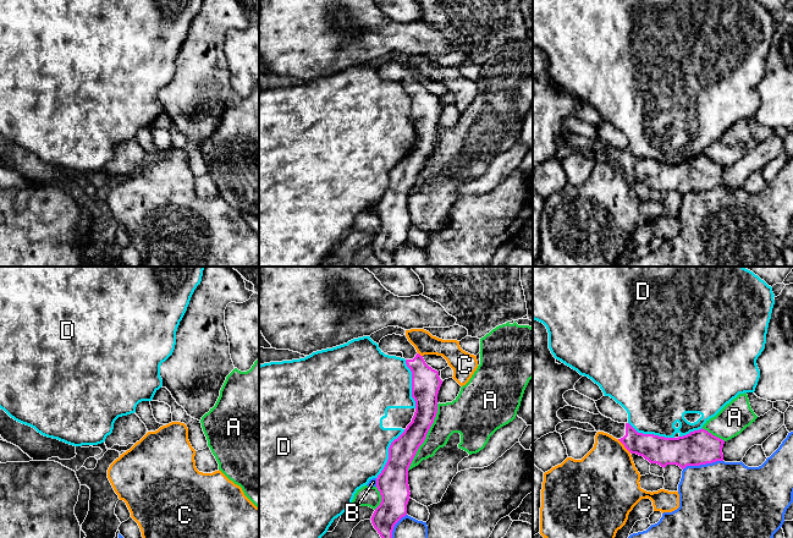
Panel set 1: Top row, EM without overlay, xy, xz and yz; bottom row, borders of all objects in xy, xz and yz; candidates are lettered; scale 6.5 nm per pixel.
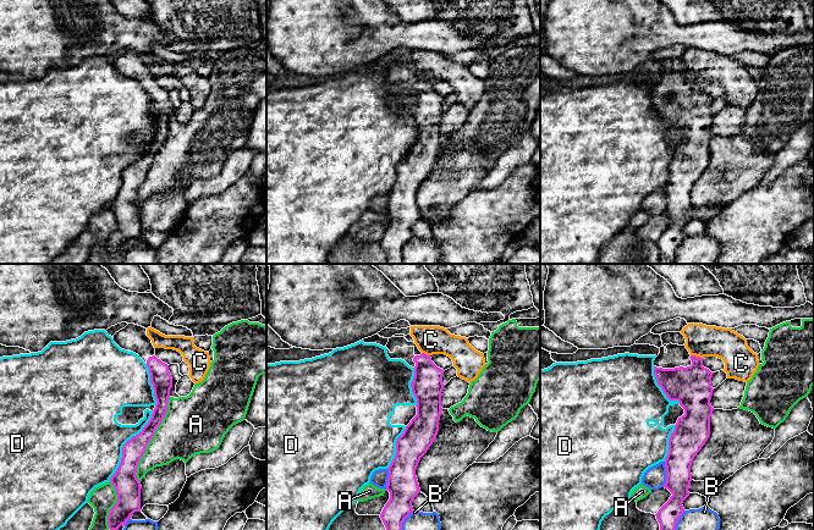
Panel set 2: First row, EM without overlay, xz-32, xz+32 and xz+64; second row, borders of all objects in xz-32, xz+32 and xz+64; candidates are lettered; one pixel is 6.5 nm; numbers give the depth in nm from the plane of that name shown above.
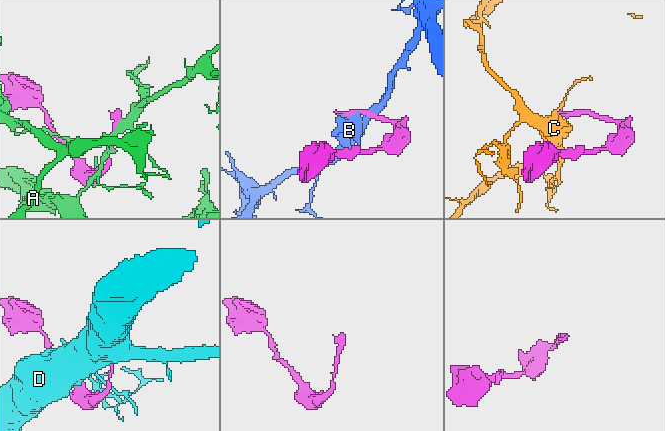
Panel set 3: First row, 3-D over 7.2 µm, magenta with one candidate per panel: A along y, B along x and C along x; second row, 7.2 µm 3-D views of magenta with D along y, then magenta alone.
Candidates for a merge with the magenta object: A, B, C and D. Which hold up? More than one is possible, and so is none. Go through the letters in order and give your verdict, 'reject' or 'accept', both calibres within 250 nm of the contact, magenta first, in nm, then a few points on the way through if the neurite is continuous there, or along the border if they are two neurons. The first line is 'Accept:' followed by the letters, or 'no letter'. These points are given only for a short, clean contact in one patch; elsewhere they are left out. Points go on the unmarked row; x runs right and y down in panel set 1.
Accept: no letter
A: reject; 180 nm thick on the magenta side, 200 nm on the other
B: reject; 220 nm thick on the magenta side, 480 nm on the other
C: reject; 180 nm thick on the magenta side, 420 nm on the other; border along yz (617, 165), (631, 179)
D: reject; 200 nm thick on the magenta side, 480 nm on the other

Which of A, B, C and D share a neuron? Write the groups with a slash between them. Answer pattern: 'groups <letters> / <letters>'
groups A / B / C / D

